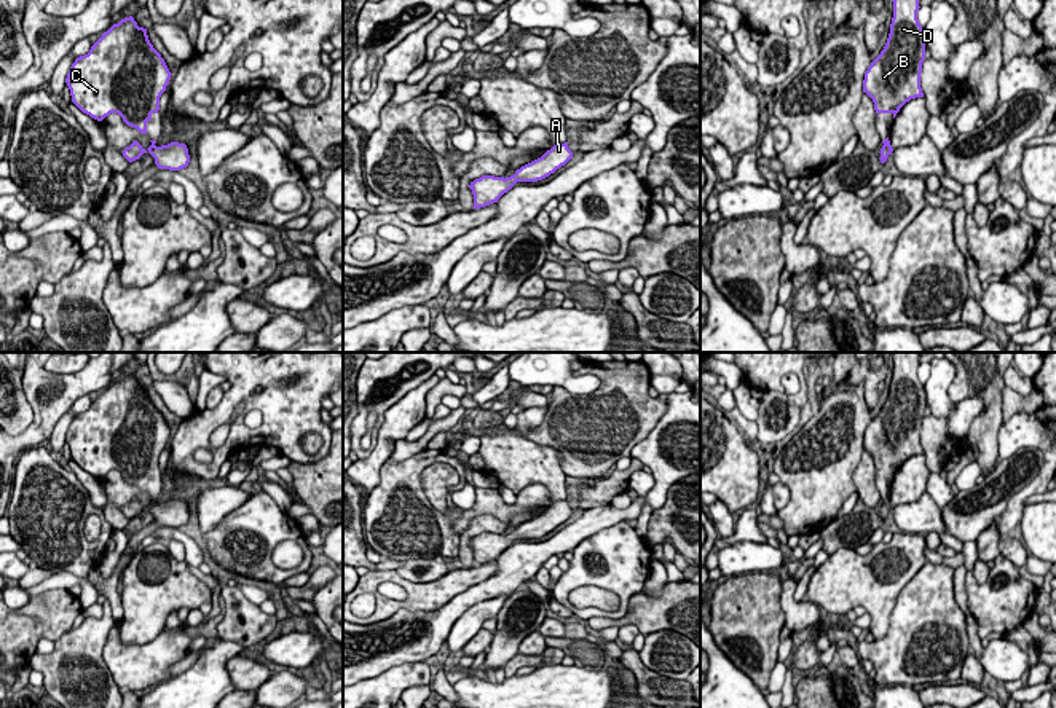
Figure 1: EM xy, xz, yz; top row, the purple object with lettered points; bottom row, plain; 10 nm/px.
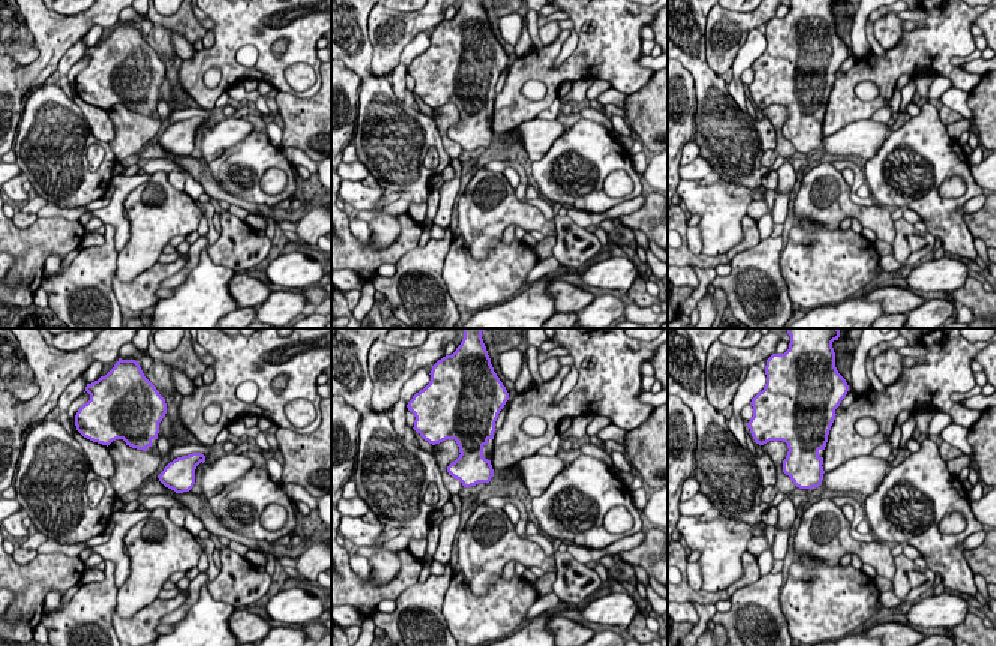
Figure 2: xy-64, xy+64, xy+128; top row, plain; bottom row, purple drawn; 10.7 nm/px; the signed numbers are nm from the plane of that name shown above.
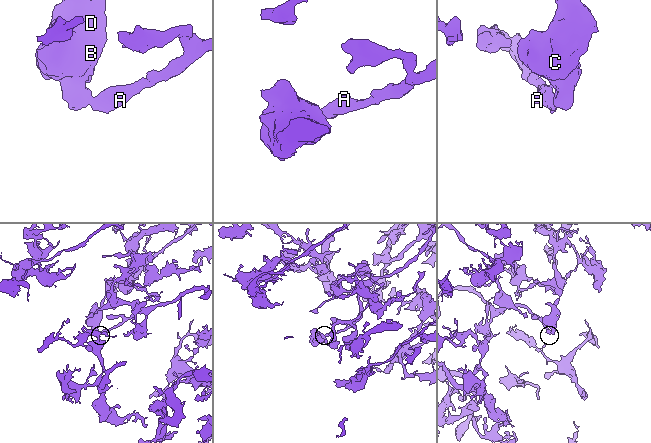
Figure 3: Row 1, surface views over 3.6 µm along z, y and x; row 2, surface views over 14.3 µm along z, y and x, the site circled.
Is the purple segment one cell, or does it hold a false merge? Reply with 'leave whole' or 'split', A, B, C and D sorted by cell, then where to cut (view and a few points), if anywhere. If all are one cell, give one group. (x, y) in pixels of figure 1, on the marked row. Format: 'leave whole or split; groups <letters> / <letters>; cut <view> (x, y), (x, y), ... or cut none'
leave whole; groups A B C D; cut none

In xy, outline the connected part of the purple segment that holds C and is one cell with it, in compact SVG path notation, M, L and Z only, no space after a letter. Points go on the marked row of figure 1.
M129 16L104 32L88 54L75 59L65 83L83 113L97 121L118 113L128 126L147 134L147 123L158 113L171 75L147 29Z

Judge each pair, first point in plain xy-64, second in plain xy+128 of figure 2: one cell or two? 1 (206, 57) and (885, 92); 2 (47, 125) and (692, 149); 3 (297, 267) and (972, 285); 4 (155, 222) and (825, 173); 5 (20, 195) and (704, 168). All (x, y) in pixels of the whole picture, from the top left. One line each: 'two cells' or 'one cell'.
1: one cell
2: two cells
3: two cells
4: one cell
5: two cells

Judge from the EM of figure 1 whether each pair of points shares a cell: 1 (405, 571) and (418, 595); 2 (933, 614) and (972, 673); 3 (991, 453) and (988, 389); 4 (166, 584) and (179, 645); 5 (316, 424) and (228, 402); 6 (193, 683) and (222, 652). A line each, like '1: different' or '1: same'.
1: different
2: different
3: same
4: different
5: same
6: same

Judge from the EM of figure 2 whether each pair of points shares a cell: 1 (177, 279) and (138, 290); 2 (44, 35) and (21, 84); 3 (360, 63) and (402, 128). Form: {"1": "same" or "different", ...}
{"1": "different", "2": "same", "3": "same"}

